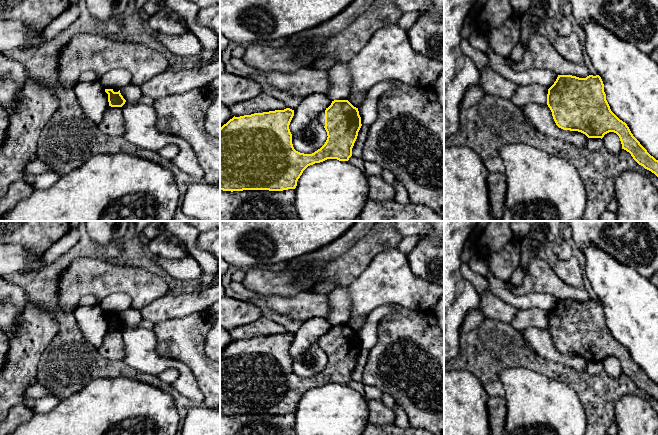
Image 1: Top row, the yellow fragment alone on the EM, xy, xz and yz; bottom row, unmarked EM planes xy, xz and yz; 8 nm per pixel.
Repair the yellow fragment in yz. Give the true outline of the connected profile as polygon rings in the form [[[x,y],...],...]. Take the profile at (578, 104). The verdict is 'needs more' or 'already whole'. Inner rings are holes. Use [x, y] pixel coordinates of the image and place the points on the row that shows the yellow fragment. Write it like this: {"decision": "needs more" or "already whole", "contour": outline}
{"decision": "already whole", "contour": [[[558,75],[548,89],[547,105],[556,125],[563,130],[578,131],[588,138],[601,139],[609,132],[616,133],[622,149],[658,177],[658,160],[633,136],[627,124],[611,111],[599,75],[586,78]]]}

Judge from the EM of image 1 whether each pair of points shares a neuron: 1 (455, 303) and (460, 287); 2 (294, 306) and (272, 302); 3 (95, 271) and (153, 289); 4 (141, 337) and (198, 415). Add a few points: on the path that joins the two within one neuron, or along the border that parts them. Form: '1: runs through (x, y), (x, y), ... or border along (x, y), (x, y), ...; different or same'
1: runs through (455, 299), (456, 291); same
2: runs through (289, 306), (277, 303); same
3: runs through (109, 278), (127, 279), (139, 284); same
4: border along (192, 403), (196, 405), (203, 404); different

